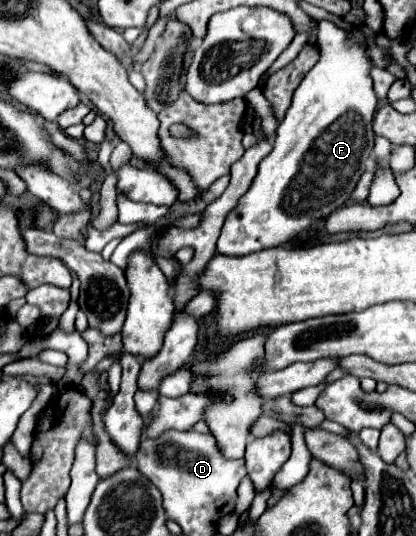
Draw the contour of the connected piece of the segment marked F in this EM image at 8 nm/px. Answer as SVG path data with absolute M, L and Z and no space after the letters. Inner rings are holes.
M318 20L316 38L320 50L318 62L296 88L292 104L276 130L272 152L258 164L258 174L248 192L226 216L222 234L218 238L218 252L224 256L244 256L248 252L282 246L308 232L308 228L316 220L326 218L328 214L344 206L372 156L372 118L378 106L378 98L372 86L372 62L368 58L366 46L352 40L344 28L336 26L330 20Z

